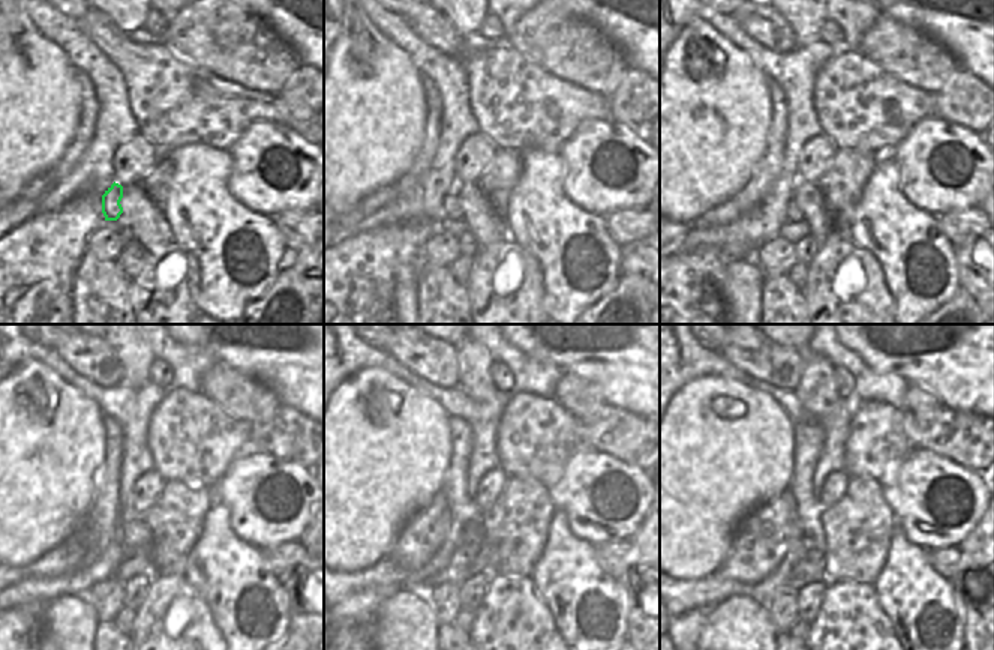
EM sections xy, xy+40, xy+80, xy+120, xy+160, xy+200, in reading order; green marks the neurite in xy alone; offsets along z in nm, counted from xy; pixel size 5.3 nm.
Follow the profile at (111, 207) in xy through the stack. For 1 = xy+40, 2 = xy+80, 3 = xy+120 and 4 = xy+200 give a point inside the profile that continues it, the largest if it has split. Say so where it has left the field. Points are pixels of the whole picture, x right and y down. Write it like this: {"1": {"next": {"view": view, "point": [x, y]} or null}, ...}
{"1": {"next": {"view": "xy+40", "point": [452, 207]}}, "2": {"next": {"view": "xy+80", "point": [792, 212]}}, "3": {"next": {"view": "xy+120", "point": [126, 551]}}, "4": {"next": {"view": "xy+200", "point": [814, 553]}}}

